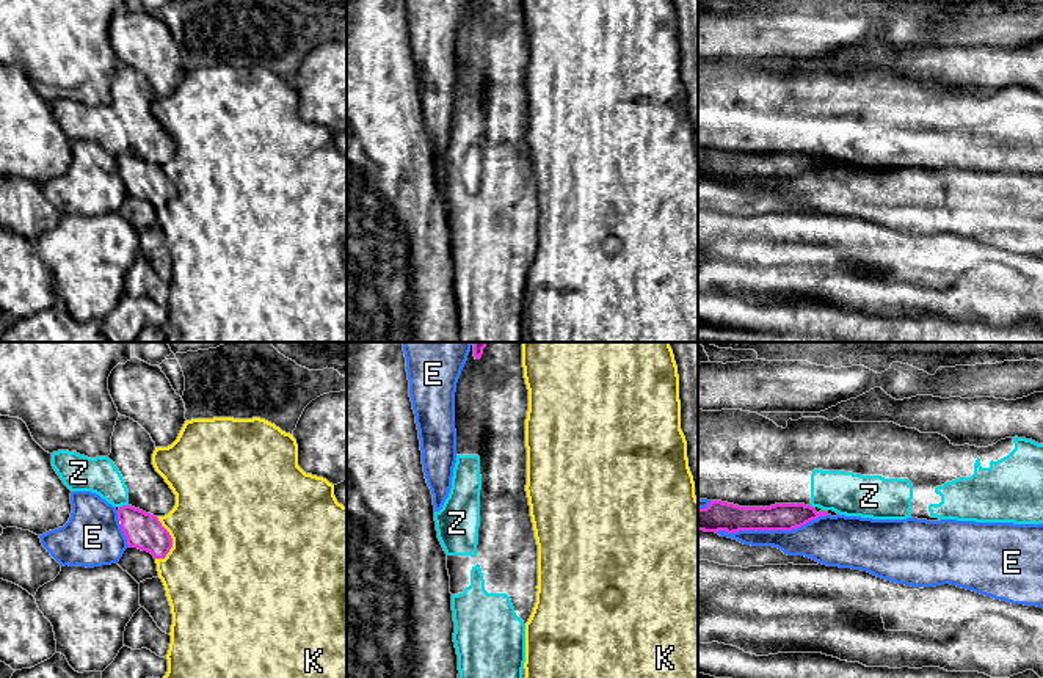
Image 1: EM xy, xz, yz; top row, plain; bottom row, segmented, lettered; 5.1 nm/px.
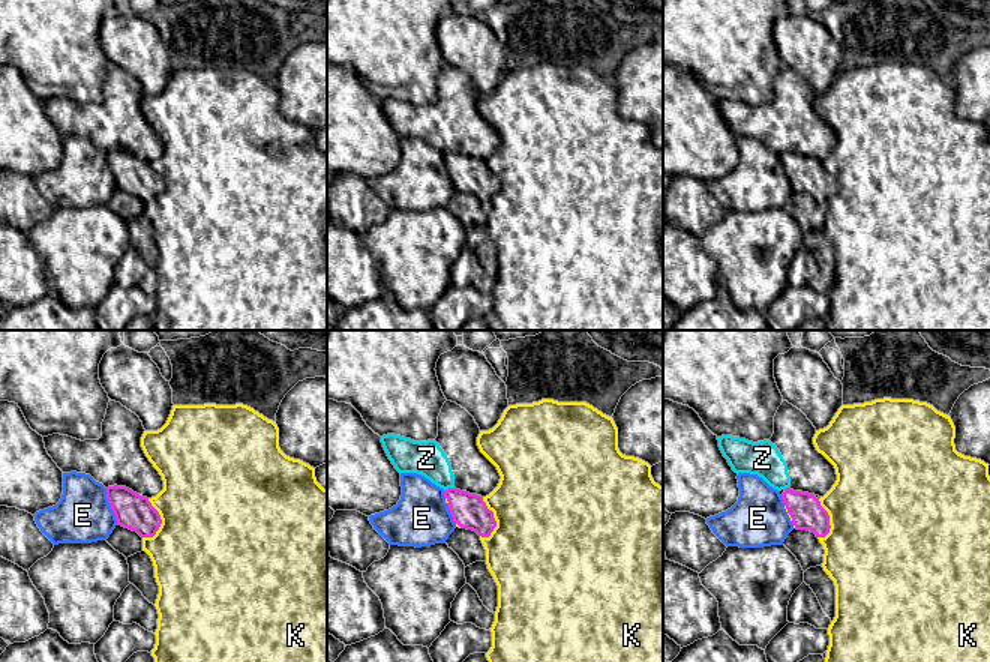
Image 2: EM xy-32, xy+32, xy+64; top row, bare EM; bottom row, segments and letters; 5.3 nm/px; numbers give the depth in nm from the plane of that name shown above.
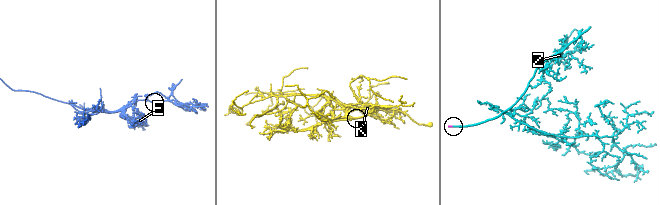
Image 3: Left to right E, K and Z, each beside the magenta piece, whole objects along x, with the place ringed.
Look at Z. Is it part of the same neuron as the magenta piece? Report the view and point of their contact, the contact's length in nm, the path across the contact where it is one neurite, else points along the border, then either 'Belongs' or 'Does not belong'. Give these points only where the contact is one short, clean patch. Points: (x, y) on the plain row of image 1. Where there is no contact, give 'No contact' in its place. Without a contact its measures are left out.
Touches magenta at xy (123, 154). Shared border 50 nm. Boundary: xy (127, 153), (119, 156). Does not belong

